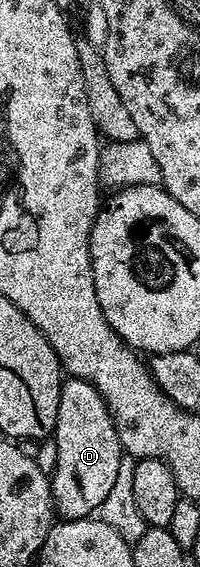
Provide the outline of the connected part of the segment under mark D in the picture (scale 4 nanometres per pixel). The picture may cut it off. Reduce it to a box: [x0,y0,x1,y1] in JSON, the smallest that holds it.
[51,379,122,520]

